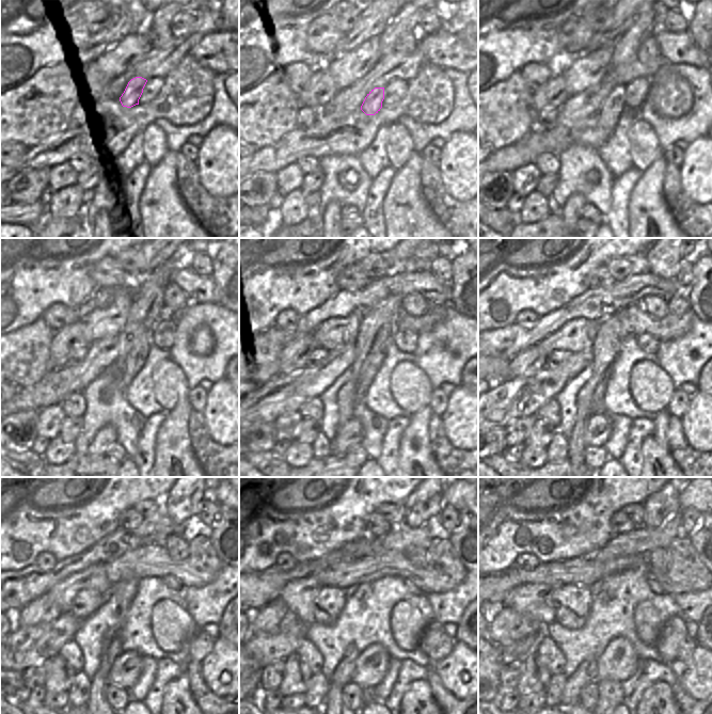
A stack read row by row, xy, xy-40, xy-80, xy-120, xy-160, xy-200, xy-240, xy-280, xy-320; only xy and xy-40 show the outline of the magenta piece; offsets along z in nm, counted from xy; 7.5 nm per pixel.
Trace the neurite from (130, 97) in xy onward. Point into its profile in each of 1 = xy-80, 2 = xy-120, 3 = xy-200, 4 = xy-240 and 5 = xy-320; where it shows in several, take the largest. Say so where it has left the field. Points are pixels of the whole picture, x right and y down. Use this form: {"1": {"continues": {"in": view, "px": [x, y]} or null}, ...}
{"1": {"continues": {"in": "xy-80", "px": [614, 105]}}, "2": {"continues": {"in": "xy-120", "px": [129, 366]}}, "3": {"continues": {"in": "xy-200", "px": [598, 401]}}, "4": {"continues": {"in": "xy-240", "px": [115, 647]}}, "5": {"continues": {"in": "xy-320", "px": [585, 673]}}}

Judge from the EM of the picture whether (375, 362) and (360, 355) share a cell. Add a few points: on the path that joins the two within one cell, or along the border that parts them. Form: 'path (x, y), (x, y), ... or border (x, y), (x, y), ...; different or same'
border (384, 342), (382, 347), (365, 362), (358, 382); different

